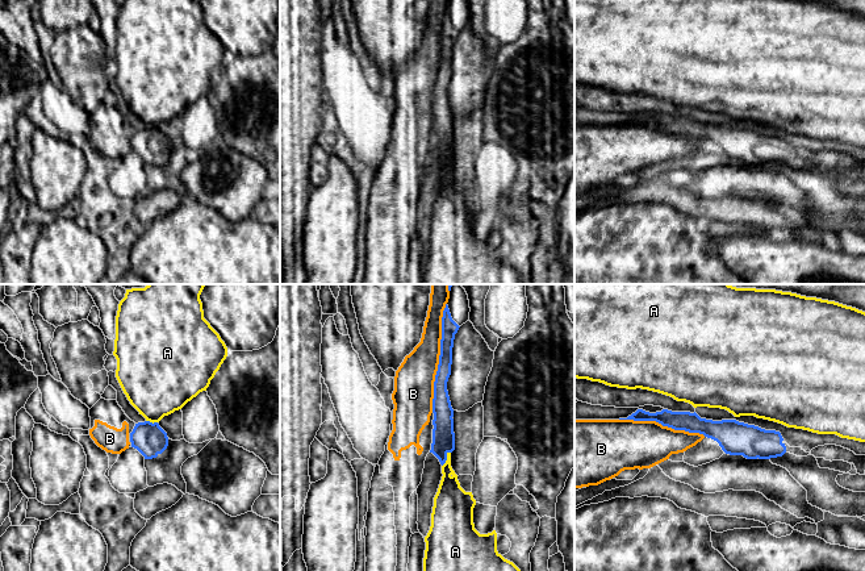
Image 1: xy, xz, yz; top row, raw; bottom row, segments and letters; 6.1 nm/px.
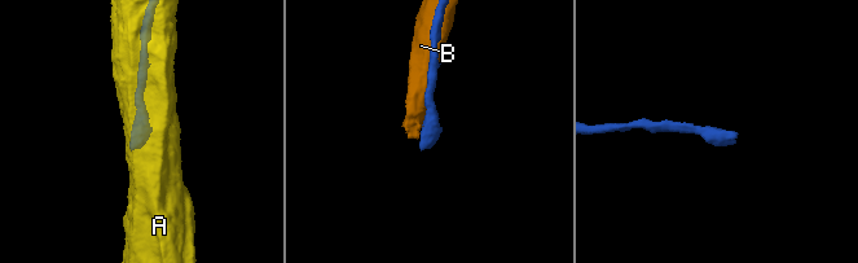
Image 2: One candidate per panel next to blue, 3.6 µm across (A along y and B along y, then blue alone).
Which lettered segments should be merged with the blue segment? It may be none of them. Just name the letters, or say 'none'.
none

